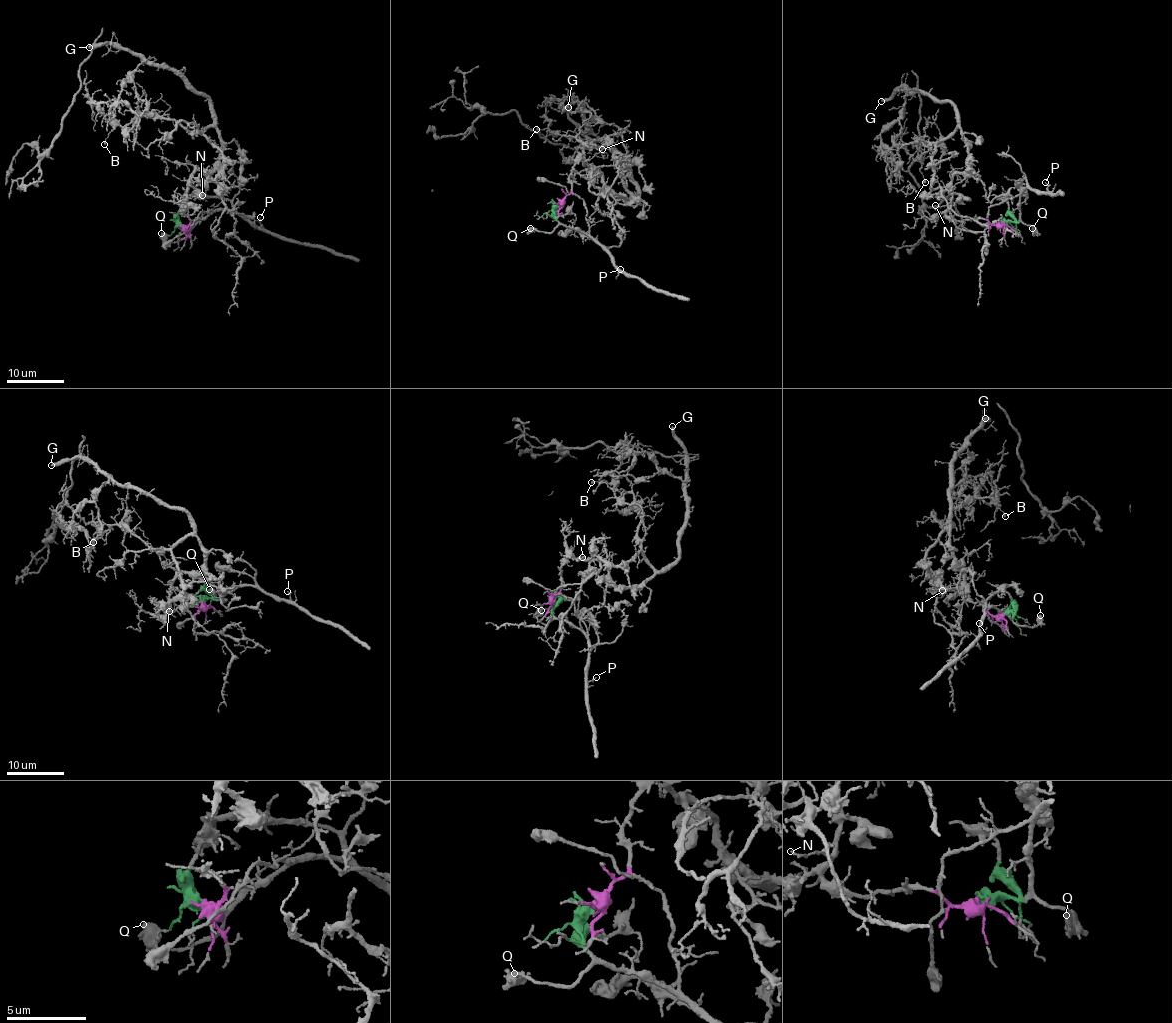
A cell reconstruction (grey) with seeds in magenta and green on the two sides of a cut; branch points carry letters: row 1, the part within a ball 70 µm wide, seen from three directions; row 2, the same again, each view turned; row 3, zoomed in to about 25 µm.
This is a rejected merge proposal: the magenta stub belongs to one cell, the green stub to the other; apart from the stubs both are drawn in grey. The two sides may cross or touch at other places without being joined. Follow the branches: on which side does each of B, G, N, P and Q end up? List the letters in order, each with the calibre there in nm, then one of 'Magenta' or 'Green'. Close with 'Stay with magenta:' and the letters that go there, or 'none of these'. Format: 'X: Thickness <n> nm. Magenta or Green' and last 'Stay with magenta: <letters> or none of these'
B: Thickness 150 nm. Magenta
G: Thickness 400 nm. Magenta
N: Thickness 100 nm. Magenta
P: Thickness 170 nm. Green
Q: Thickness 650 nm. Green
Stay with magenta: B, G, N

